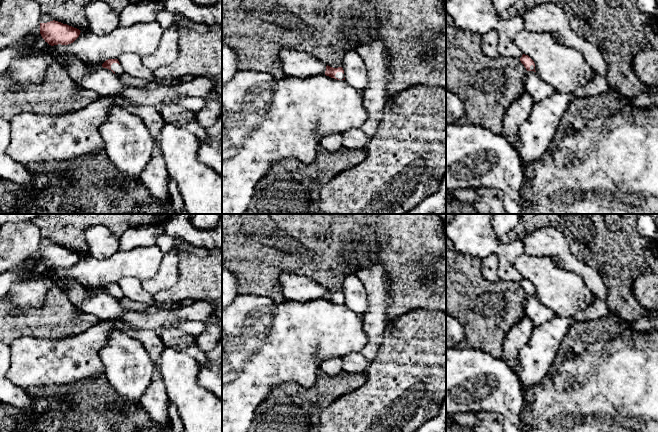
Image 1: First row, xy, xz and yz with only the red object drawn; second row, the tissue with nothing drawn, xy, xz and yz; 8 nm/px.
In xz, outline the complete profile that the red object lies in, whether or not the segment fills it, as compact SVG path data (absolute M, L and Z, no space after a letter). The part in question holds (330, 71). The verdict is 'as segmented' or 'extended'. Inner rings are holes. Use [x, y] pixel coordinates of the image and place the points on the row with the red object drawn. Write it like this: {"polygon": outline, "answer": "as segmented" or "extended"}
{"polygon": "M327 65L325 75L337 80L345 80L344 70L342 67L333 68Z", "answer": "extended"}

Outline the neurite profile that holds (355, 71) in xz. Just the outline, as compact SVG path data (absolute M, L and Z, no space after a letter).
M356 52L345 53L342 60L345 80L355 89L363 91L369 84L369 76L364 61Z

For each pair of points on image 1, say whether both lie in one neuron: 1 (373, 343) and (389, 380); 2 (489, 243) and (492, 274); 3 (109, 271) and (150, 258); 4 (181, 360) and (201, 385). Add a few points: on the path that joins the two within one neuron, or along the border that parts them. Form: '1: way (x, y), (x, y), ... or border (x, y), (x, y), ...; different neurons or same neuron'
1: border (385, 329), (376, 356), (371, 361); different neurons
2: border (482, 258), (491, 254), (496, 255), (499, 277); different neurons
3: way (119, 265), (140, 262); same neuron
4: way (182, 366), (195, 379); same neuron

